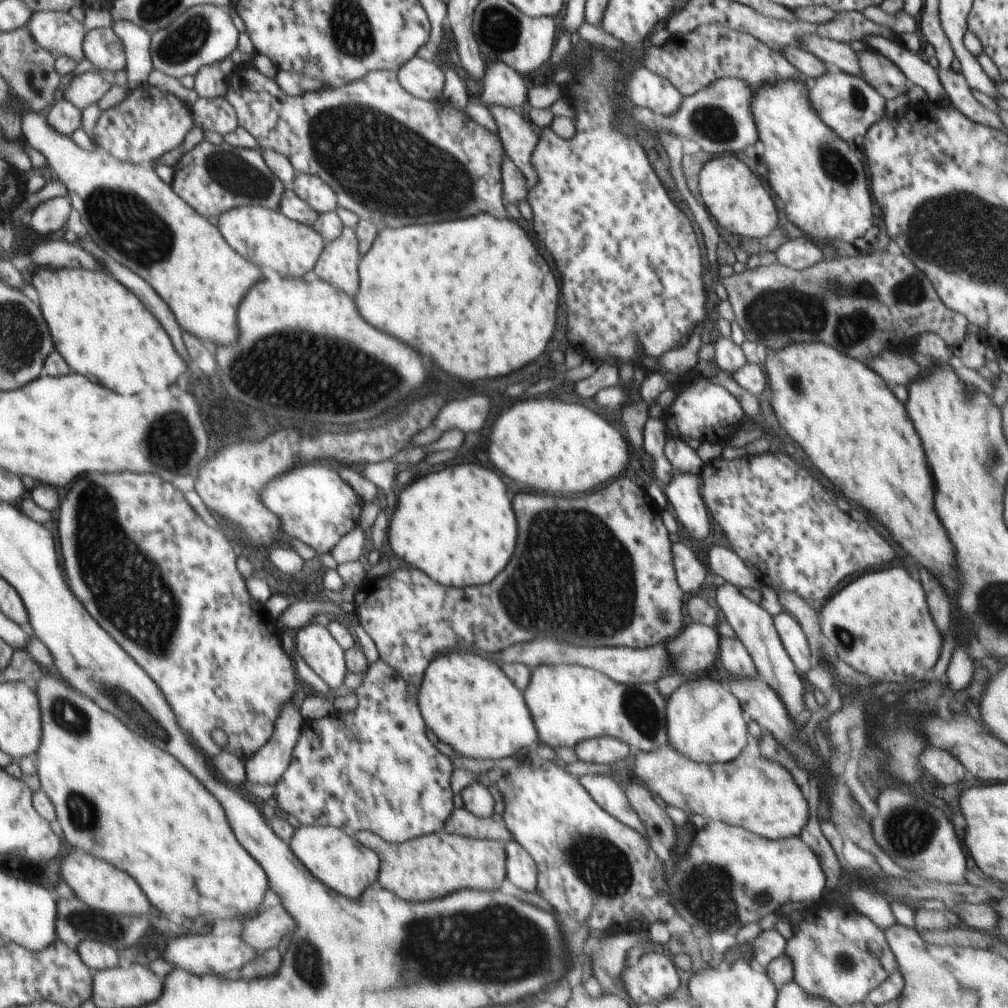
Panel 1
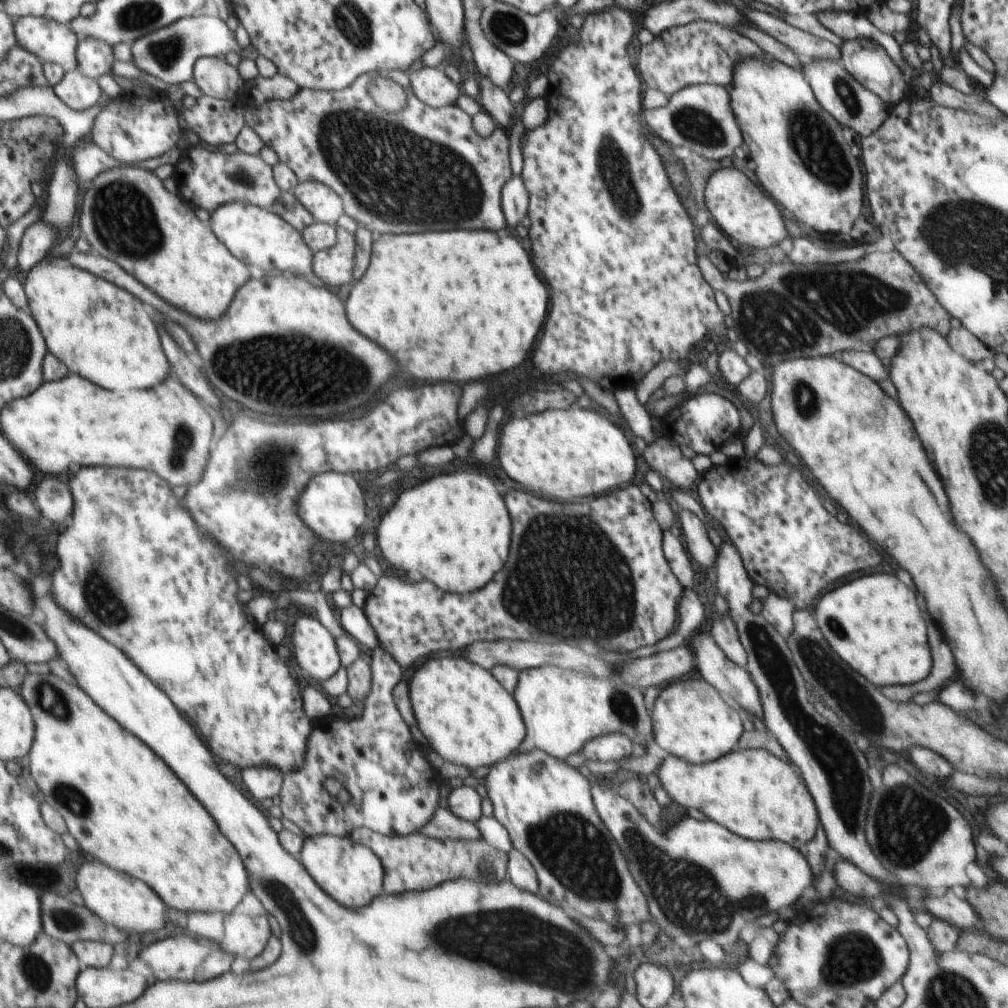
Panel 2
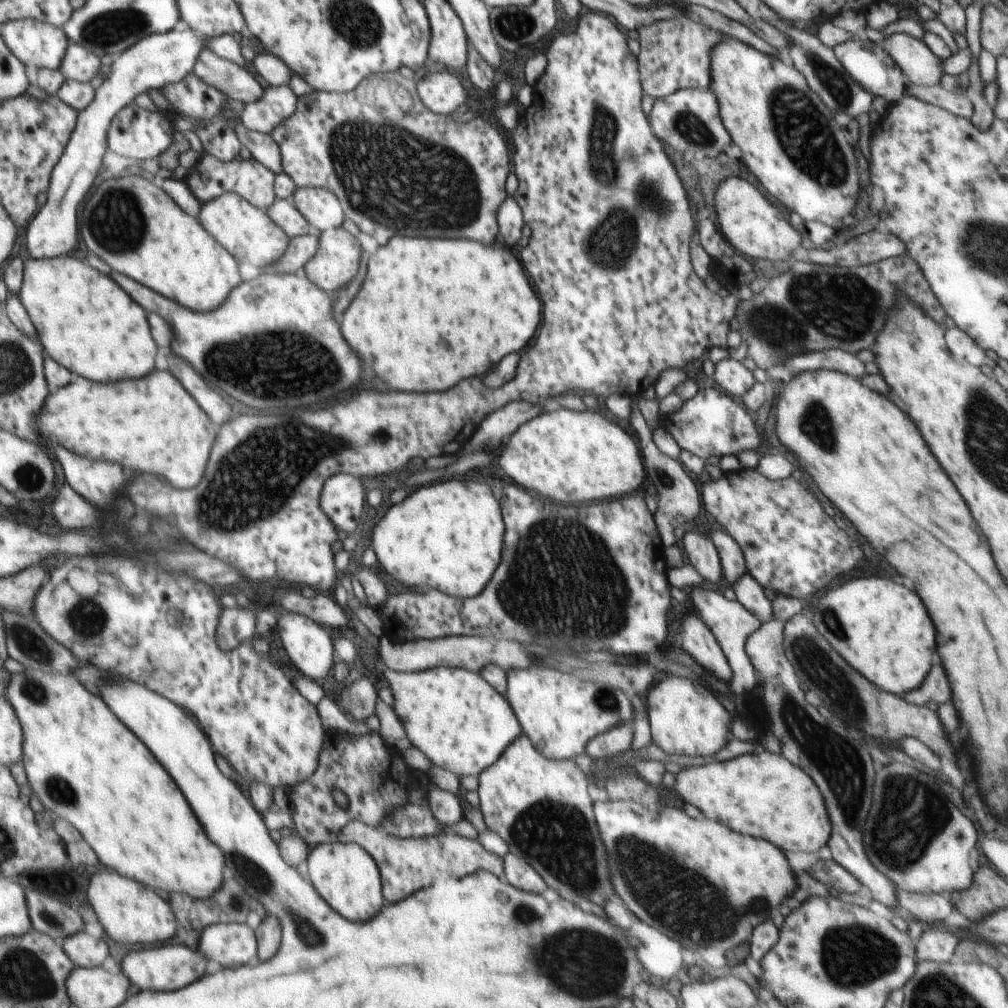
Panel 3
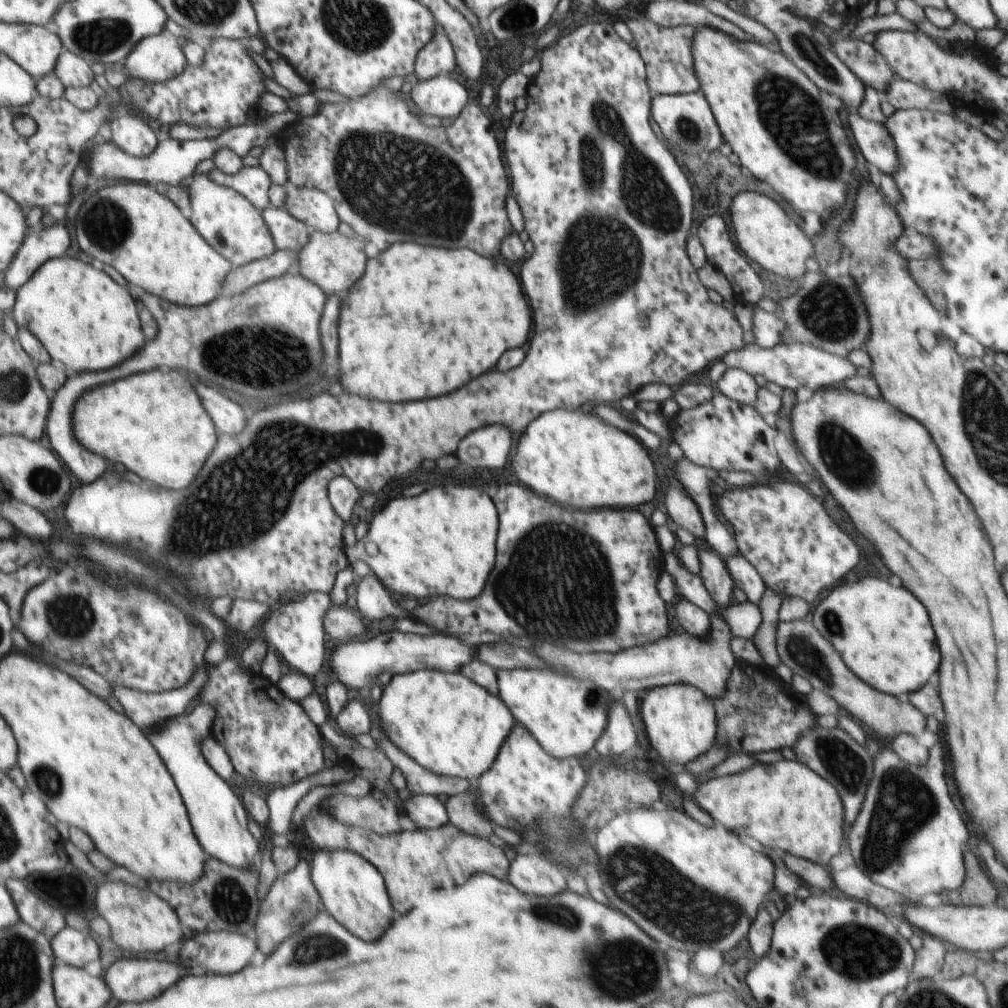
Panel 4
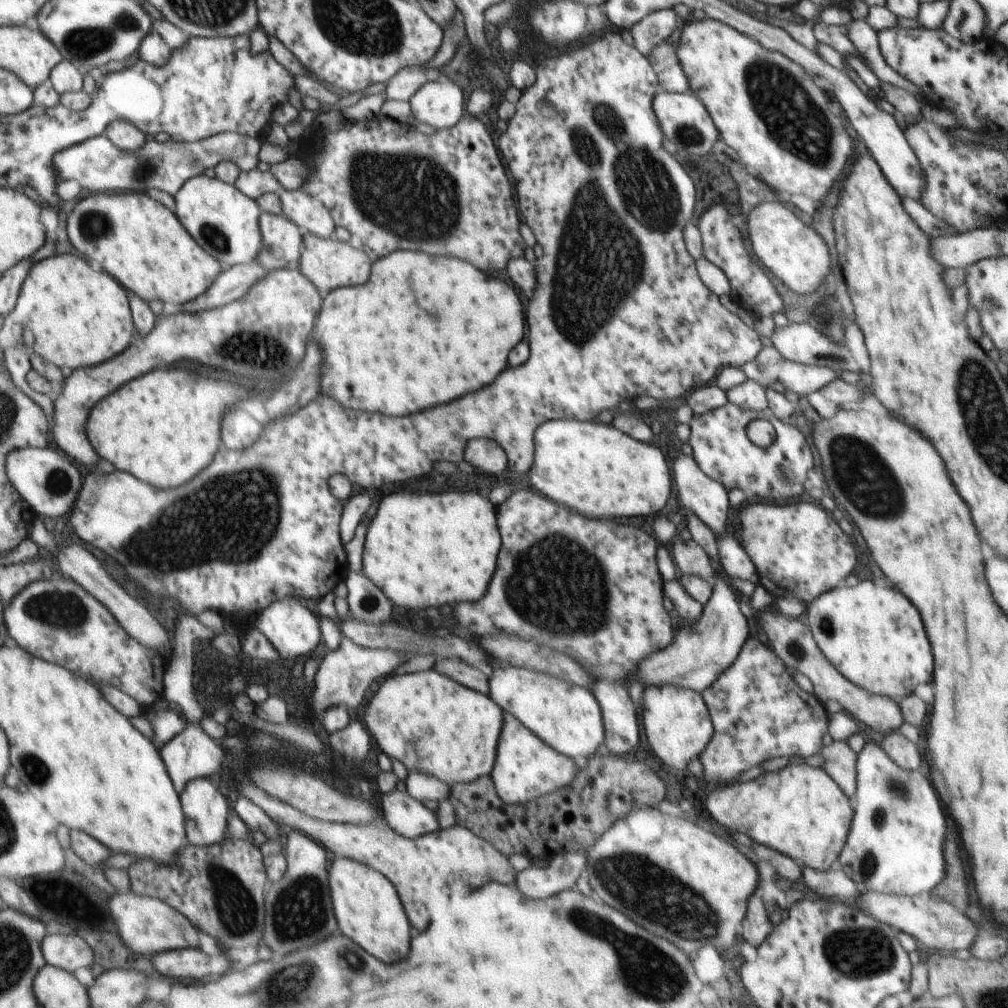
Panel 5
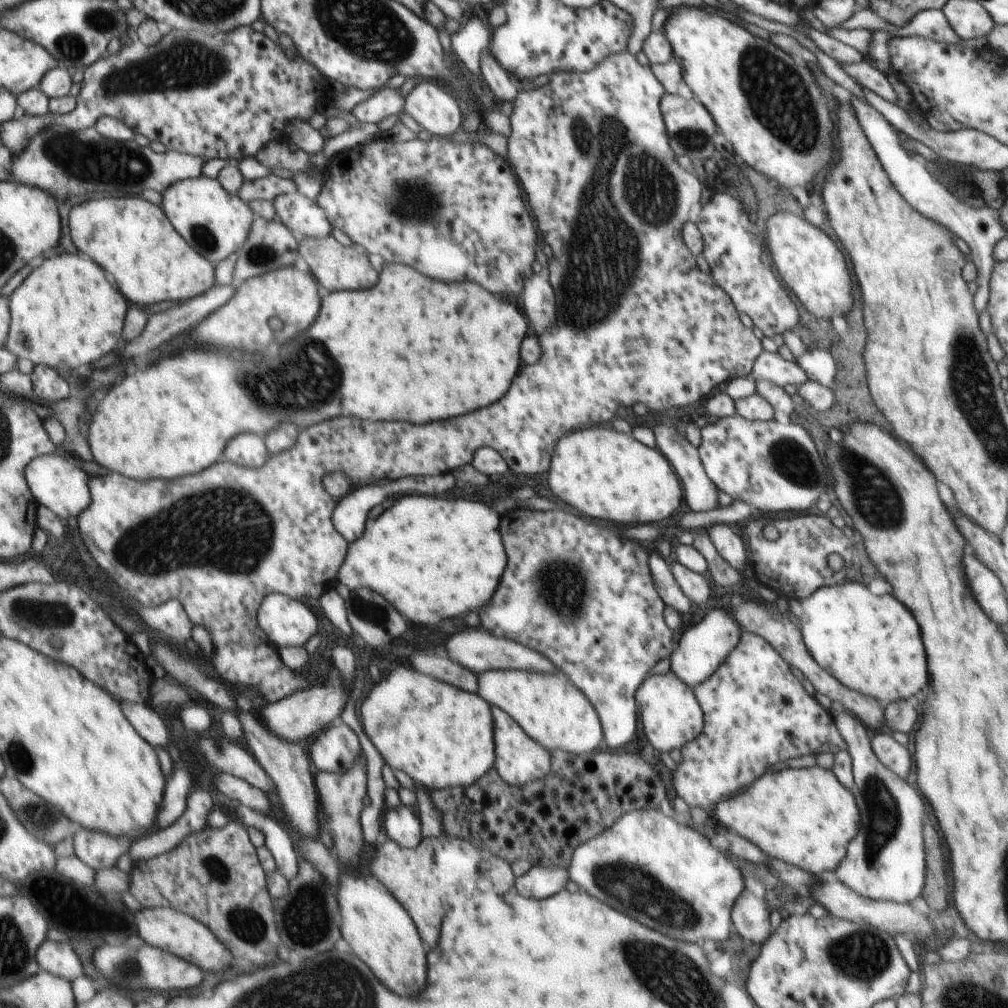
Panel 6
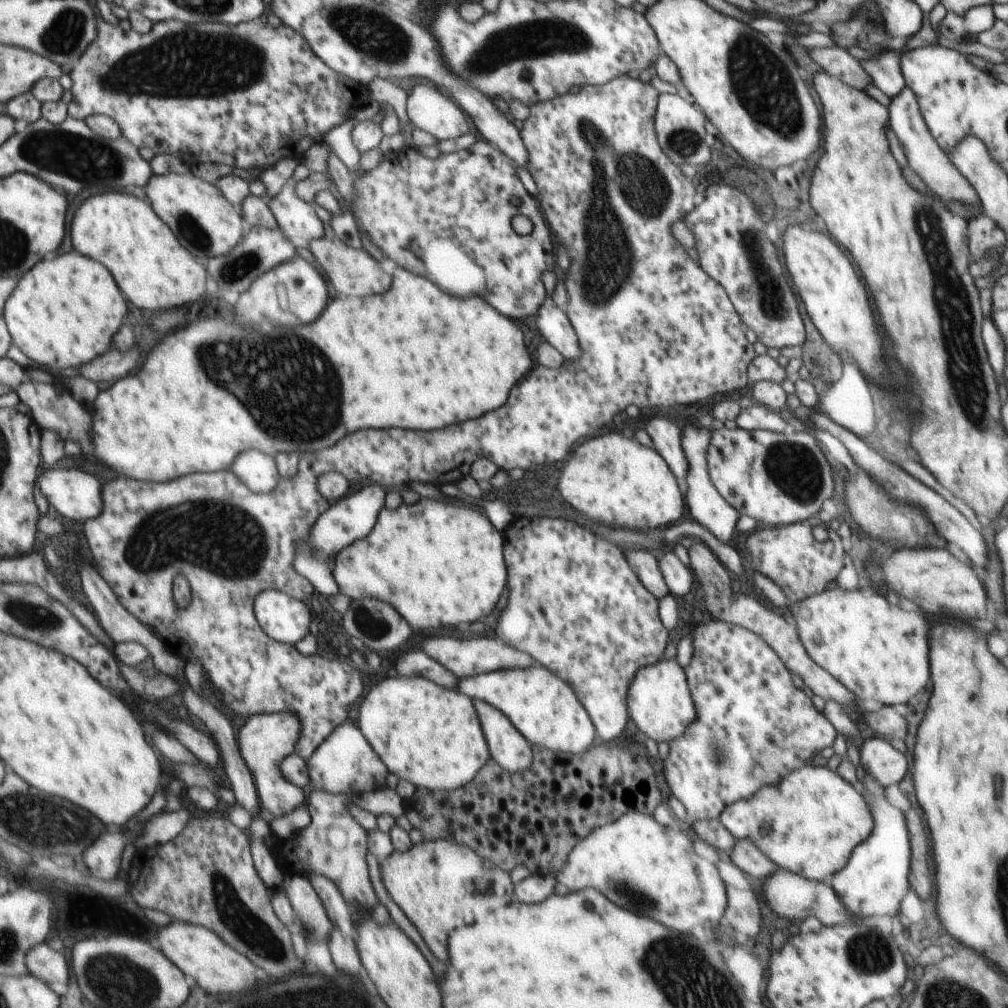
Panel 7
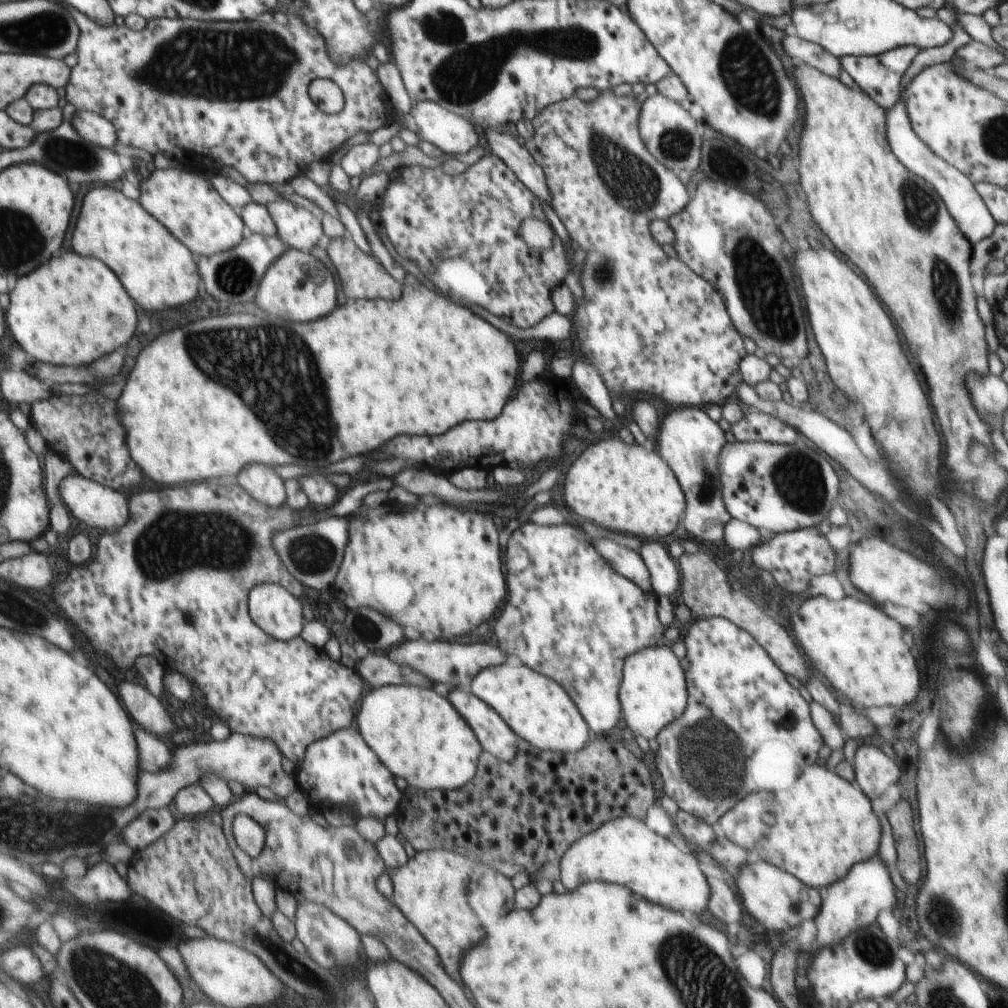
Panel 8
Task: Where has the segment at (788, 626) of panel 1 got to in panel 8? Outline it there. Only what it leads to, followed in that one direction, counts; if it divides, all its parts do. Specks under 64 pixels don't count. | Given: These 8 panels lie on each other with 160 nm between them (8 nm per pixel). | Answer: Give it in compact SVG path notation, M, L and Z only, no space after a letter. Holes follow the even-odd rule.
M675 407L662 418L659 422L658 436L655 440L654 450L666 461L666 464L674 471L681 489L684 491L686 499L686 510L682 516L682 526L684 530L694 536L695 539L702 542L720 542L722 541L725 524L732 520L731 514L726 510L722 483L719 478L718 459L720 451L726 441L726 433L717 422L712 420L706 411L698 407Z

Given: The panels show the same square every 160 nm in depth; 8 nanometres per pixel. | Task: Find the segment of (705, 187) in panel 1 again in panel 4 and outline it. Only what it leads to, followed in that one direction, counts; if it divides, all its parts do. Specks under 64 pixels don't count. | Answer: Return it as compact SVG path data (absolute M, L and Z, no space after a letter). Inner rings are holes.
M759 190L737 194L732 202L732 228L740 250L747 258L758 262L764 270L778 276L803 280L806 274L806 260L815 259L814 244L803 229L772 198Z

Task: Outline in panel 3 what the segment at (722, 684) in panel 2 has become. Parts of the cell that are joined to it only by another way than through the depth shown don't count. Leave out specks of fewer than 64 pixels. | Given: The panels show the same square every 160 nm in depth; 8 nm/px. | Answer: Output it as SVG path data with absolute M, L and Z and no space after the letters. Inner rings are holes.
M688 614L686 618L682 618L682 648L684 652L688 652L688 656L699 668L712 674L718 682L727 685L732 682L732 668L720 644L716 642L714 634L706 624L694 614Z

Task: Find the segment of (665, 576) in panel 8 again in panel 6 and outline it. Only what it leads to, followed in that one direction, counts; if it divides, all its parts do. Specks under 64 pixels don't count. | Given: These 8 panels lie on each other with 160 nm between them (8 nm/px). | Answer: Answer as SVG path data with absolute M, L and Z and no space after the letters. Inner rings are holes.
M676 560L669 562L669 564L672 574L686 598L689 598L692 603L695 602L696 606L704 607L704 603L710 598L710 590L712 589L708 578L696 574Z

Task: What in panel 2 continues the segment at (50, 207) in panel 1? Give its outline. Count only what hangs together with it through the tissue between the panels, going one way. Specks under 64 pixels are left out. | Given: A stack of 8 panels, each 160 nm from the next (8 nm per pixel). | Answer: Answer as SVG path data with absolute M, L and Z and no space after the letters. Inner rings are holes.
M41 220L32 223L24 231L16 256L17 275L26 274L35 264L47 258L48 250L60 238L59 231Z

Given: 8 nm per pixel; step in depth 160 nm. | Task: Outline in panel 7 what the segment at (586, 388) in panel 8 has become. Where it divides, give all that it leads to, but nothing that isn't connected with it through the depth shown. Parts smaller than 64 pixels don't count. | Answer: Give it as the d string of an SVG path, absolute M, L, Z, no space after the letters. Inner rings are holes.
M547 296L535 316L538 330L546 342L556 346L566 360L576 362L580 358L580 348L567 314L557 308L551 297Z

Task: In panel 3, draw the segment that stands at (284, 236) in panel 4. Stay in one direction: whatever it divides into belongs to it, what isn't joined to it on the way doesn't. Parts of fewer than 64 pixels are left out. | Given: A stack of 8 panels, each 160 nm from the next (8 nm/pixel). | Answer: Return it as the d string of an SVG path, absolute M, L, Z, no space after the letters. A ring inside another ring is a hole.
M277 199L266 212L270 220L274 220L274 224L278 224L290 239L313 232L308 220L302 216L291 199Z

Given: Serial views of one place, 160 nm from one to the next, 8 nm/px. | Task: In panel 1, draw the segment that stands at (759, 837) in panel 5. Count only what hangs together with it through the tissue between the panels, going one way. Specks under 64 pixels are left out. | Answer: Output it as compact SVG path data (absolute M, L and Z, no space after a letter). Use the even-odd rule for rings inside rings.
M668 744L662 750L656 749L647 753L640 751L636 759L631 761L633 762L631 773L636 774L648 786L648 790L656 793L667 805L676 806L691 816L703 816L708 822L722 820L726 824L742 826L758 836L770 838L770 840L780 840L798 836L810 818L809 802L790 772L778 761L766 757L740 754L727 763L704 764L686 758Z

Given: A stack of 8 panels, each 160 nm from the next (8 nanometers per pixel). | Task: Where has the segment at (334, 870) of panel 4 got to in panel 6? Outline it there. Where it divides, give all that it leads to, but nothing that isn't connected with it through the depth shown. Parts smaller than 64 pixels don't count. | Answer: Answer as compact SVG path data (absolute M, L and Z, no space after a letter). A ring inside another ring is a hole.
M343 868L336 898L343 917L341 934L352 946L358 958L374 972L382 984L390 986L398 996L418 996L426 988L426 950L418 938L416 926L410 915L376 880L375 876L361 878L360 875L346 874Z

